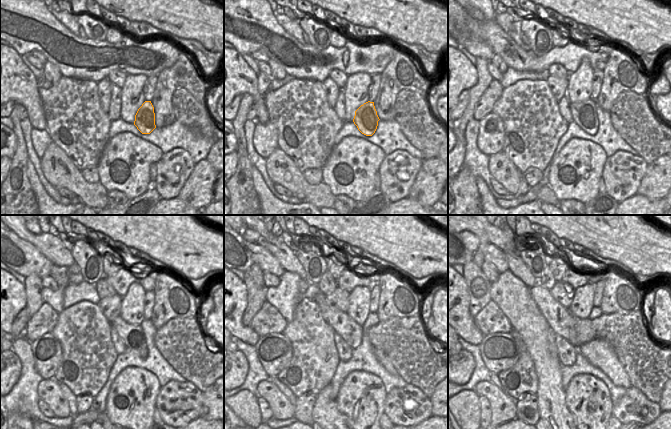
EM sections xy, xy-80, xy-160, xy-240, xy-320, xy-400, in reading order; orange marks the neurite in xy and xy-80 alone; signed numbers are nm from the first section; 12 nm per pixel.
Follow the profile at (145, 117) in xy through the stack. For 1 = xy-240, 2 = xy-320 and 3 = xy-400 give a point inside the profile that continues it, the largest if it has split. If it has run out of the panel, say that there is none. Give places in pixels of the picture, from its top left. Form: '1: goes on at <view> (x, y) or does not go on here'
1: goes on at xy-240 (132, 336)
2: goes on at xy-320 (341, 322)
3: goes on at xy-400 (560, 319)

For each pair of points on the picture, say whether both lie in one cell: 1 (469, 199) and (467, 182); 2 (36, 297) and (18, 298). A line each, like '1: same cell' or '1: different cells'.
1: same cell
2: different cells

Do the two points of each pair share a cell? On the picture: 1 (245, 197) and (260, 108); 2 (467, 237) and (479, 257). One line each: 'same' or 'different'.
1: different
2: different

